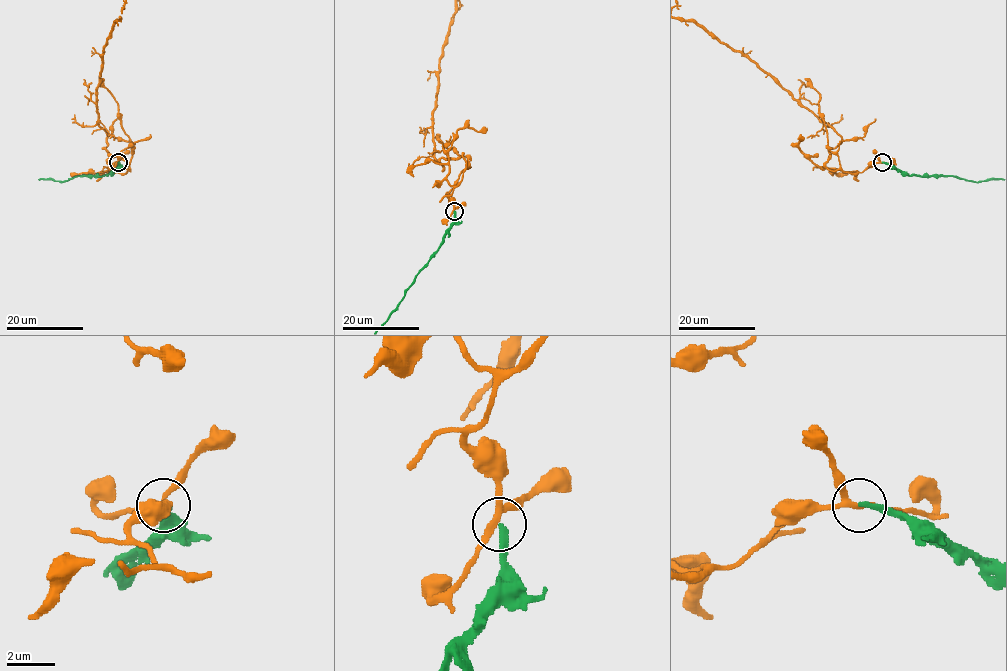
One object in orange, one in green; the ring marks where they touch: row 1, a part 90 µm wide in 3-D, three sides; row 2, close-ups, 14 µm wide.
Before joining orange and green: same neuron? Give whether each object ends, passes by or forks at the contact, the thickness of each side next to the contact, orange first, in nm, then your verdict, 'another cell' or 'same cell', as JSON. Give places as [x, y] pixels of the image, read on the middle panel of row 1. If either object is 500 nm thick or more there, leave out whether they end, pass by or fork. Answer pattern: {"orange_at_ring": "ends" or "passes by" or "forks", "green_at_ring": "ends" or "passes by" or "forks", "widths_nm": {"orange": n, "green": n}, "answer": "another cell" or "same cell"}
{"orange_at_ring": "forks", "green_at_ring": "ends", "widths_nm": {"orange": 200, "green": 220}, "answer": "another cell"}

